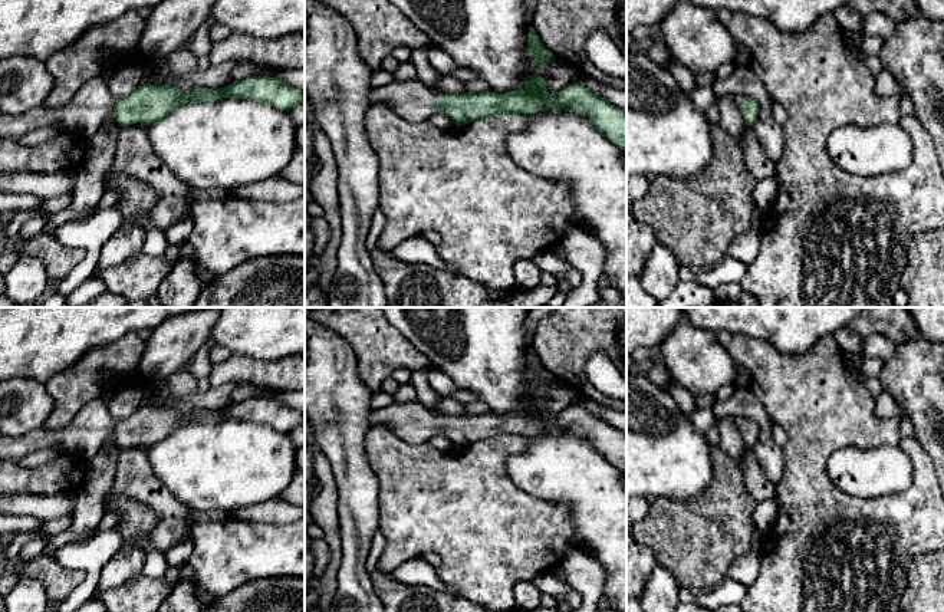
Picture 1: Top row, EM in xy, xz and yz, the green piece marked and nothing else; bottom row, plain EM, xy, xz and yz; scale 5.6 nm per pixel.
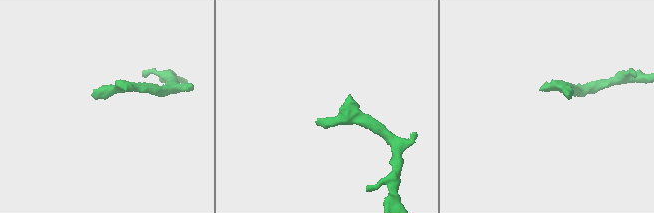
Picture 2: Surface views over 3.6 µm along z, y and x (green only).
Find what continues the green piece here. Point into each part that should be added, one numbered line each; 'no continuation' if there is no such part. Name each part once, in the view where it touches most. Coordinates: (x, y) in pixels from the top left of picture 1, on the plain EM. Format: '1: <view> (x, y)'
1: xz (413, 423)

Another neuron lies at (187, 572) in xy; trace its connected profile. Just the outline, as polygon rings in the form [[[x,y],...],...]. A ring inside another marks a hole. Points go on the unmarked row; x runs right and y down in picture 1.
[[[184,565],[180,569],[180,575],[181,575],[181,579],[187,579],[195,583],[197,596],[203,602],[204,606],[213,603],[217,599],[211,596],[210,593],[204,592],[203,588],[197,583],[194,569],[190,565]]]

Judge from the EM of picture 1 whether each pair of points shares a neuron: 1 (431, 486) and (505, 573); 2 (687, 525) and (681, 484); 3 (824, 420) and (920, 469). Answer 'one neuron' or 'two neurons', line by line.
1: one neuron
2: two neurons
3: one neuron

